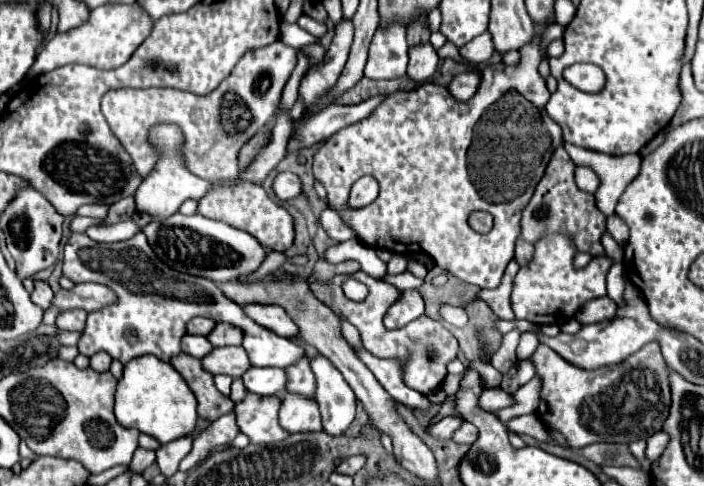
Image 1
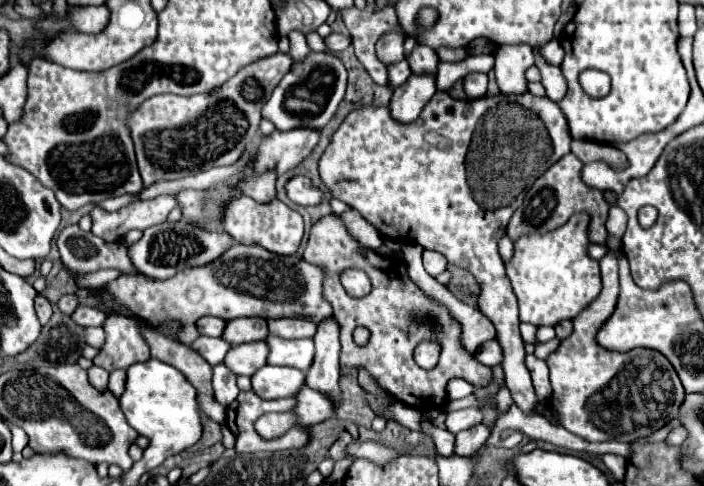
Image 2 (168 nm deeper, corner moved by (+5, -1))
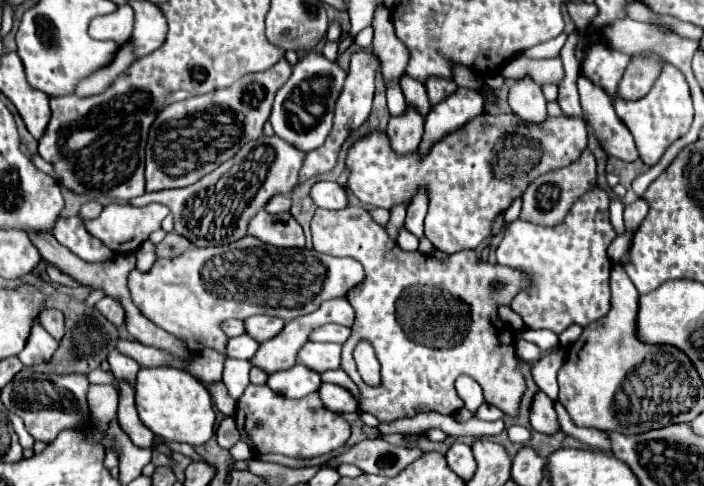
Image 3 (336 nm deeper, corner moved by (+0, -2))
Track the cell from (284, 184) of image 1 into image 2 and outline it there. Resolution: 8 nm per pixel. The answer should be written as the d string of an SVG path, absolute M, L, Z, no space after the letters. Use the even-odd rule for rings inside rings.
M293 176L285 184L285 192L289 200L301 206L315 206L321 202L321 190L317 190L307 176Z

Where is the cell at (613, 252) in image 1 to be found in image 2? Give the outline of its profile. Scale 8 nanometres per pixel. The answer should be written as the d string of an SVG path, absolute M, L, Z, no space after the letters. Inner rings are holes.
M609 250L601 258L603 286L601 296L597 296L597 300L593 300L593 304L589 304L589 308L585 308L585 312L581 312L581 316L573 318L573 334L569 338L565 338L559 344L559 348L555 352L551 352L549 358L545 360L549 366L549 372L551 372L551 386L553 386L550 406L554 412L557 412L559 424L565 430L569 430L571 434L575 434L587 442L605 442L605 440L635 442L639 438L645 438L645 436L653 434L655 430L663 428L665 424L669 424L677 416L677 408L681 406L683 396L685 396L685 390L683 390L675 370L659 352L647 350L647 348L635 348L635 350L619 354L619 352L603 350L595 342L597 330L603 326L603 322L611 316L611 312L615 308L615 300L619 294L617 266L619 266L617 252Z

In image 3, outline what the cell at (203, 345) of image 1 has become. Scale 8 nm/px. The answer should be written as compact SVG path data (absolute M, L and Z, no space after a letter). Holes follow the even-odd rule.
M240 335L240 337L234 337L234 339L228 341L228 357L252 359L254 353L258 351L258 347L260 347L258 341L254 341L248 335Z

